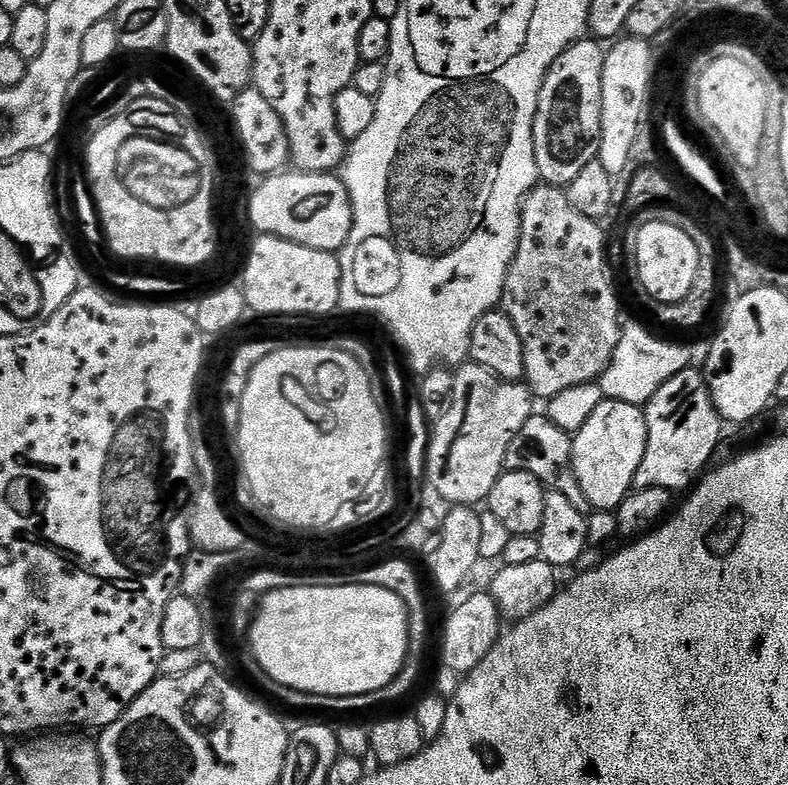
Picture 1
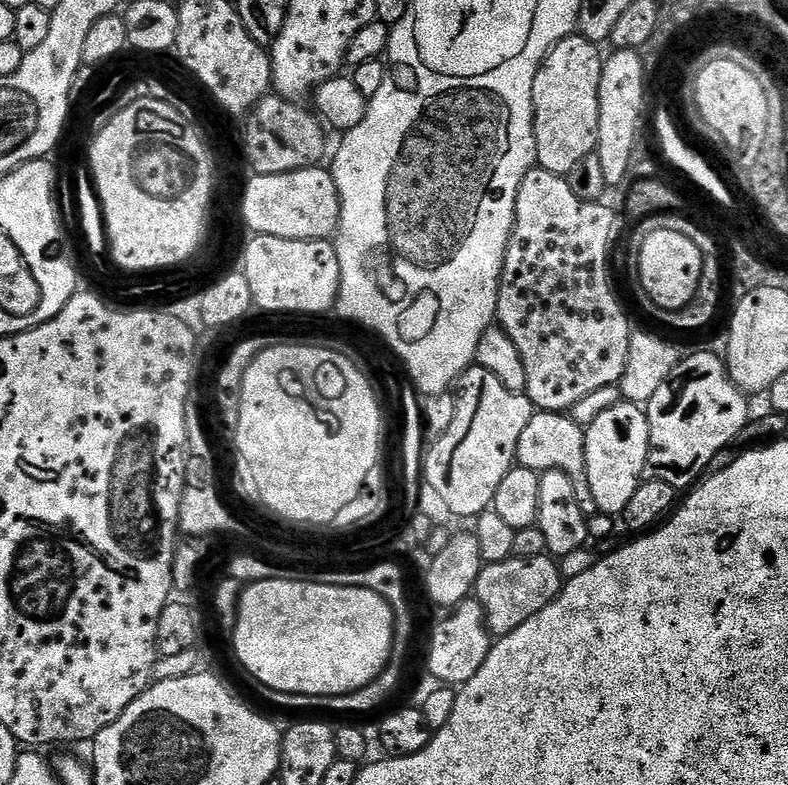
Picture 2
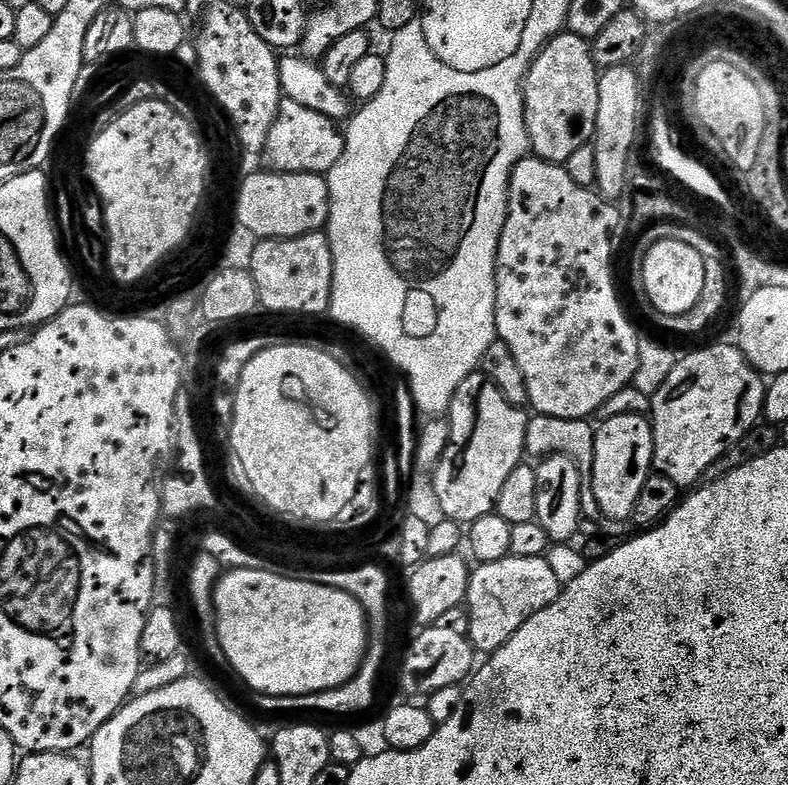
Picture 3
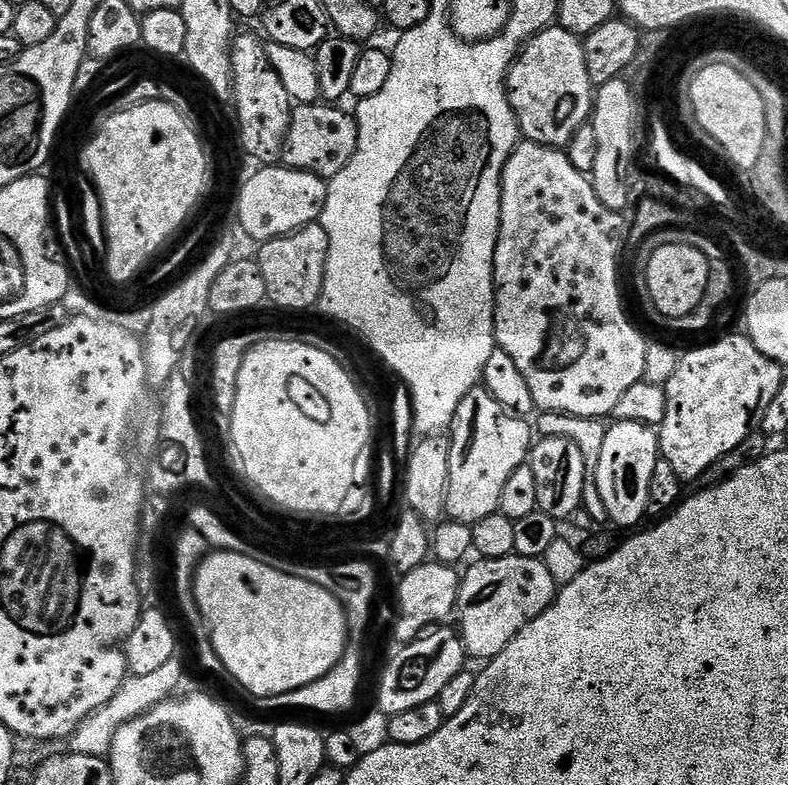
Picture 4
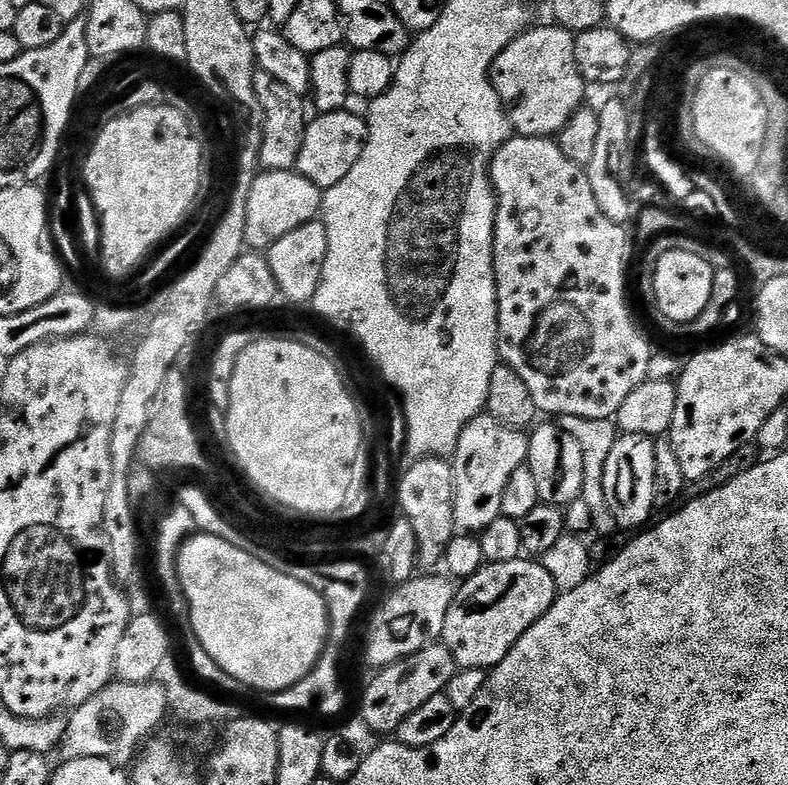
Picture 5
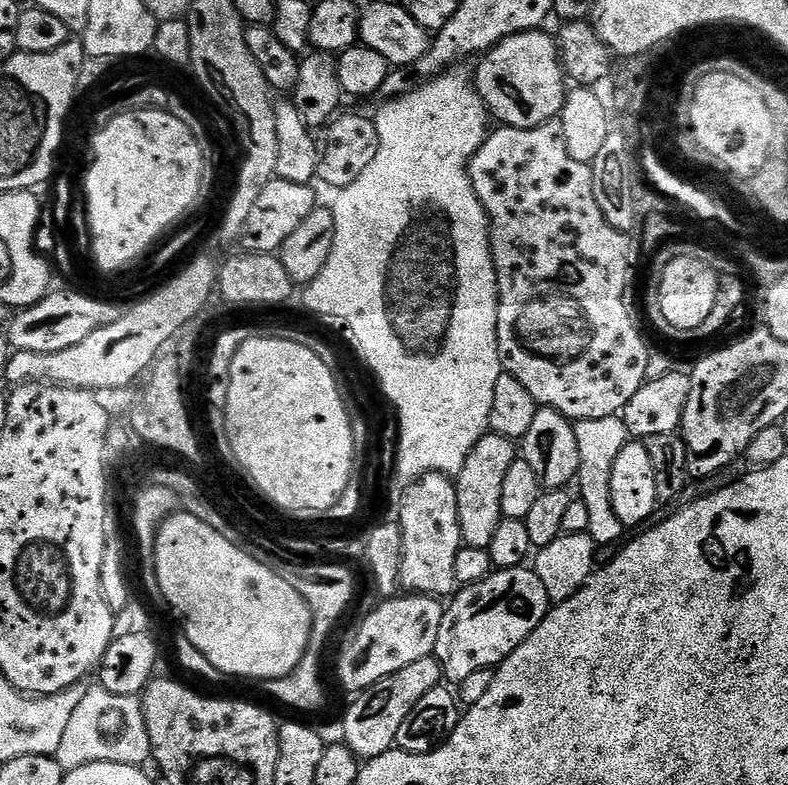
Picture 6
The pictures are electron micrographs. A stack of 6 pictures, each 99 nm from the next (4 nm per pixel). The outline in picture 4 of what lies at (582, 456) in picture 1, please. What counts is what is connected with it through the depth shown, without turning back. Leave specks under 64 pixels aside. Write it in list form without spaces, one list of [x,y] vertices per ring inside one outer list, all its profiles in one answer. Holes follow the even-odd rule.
[[[616,422],[608,428],[606,442],[602,442],[602,458],[598,458],[596,481],[602,506],[606,506],[609,521],[620,528],[632,528],[648,511],[650,477],[656,461],[661,459],[657,433],[638,422]]]

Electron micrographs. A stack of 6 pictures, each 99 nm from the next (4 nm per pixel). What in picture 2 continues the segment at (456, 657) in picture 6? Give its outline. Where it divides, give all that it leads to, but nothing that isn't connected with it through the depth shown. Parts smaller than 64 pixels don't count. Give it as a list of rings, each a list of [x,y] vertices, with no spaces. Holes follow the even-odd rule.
[[[551,555],[529,560],[513,558],[497,564],[485,564],[481,568],[476,579],[474,599],[482,606],[489,633],[499,638],[518,630],[522,622],[534,618],[534,614],[538,614],[559,596],[561,587],[560,566]]]

